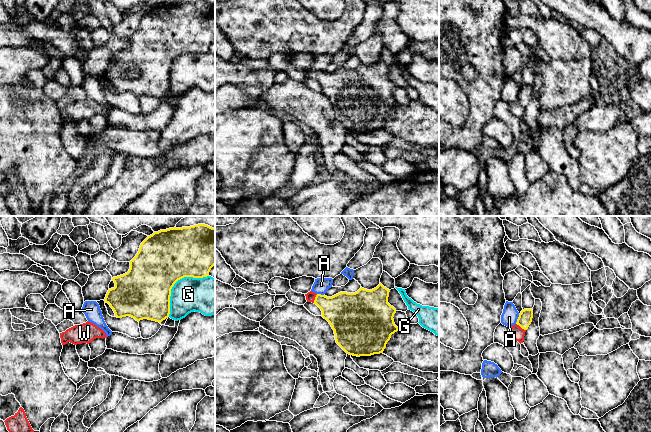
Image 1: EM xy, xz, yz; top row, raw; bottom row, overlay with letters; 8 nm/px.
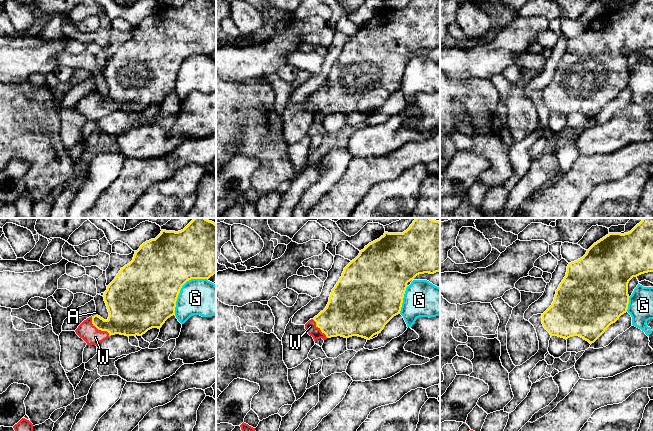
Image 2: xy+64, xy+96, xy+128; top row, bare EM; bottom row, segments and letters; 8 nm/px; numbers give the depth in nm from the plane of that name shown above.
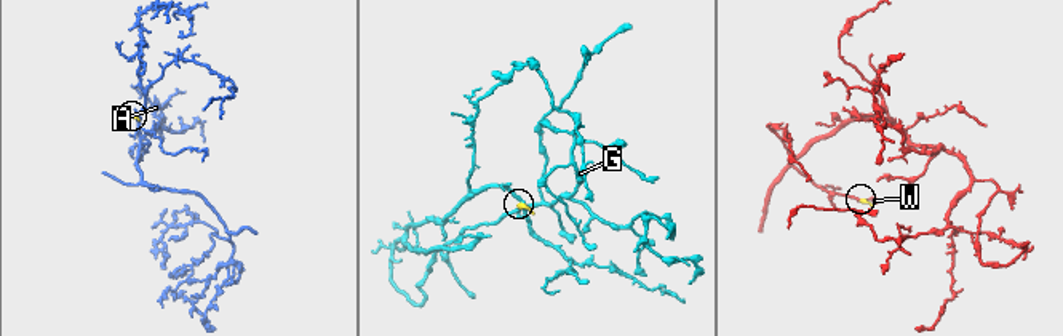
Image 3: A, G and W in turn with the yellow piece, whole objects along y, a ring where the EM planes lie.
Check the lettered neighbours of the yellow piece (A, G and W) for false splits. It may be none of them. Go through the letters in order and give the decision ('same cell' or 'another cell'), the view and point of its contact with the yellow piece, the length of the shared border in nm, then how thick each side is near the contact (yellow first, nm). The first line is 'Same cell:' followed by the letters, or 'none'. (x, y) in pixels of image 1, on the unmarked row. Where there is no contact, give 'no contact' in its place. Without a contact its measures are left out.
Same cell: W
A: another cell | yz (517, 95) | 90 nm | 110/130 nm
G: another cell | xy (175, 58) | 460 nm | 420/280 nm
W: same cell | yz (521, 103) | 100 nm | 110/110 nm

